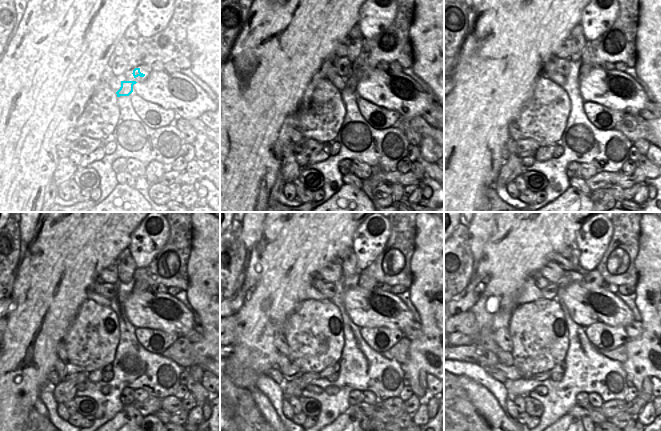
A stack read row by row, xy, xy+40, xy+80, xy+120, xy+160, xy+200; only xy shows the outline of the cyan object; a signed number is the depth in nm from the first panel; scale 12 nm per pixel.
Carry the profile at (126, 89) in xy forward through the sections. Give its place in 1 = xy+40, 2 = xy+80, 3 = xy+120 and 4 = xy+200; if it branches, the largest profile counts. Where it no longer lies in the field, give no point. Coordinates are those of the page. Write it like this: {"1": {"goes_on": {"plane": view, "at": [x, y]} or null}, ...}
{"1": {"goes_on": {"plane": "xy+40", "at": [362, 73]}}, "2": {"goes_on": {"plane": "xy+80", "at": [585, 68]}}, "3": {"goes_on": {"plane": "xy+120", "at": [140, 286]}}, "4": {"goes_on": {"plane": "xy+200", "at": [593, 278]}}}

